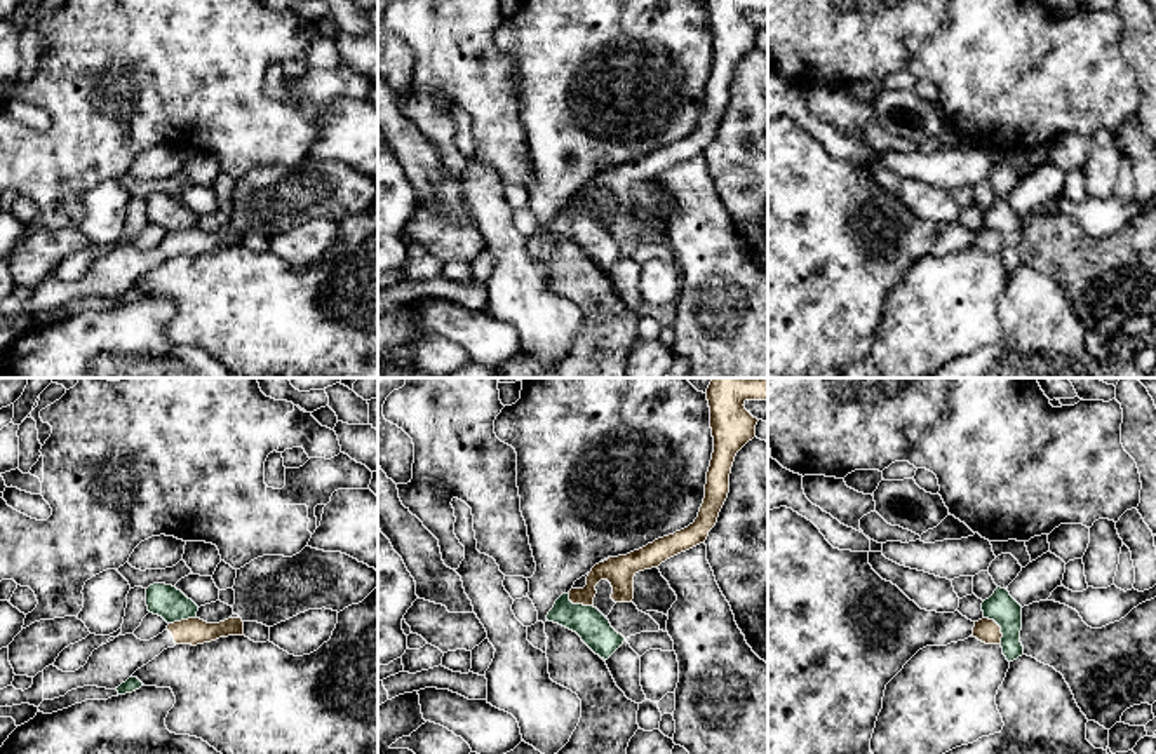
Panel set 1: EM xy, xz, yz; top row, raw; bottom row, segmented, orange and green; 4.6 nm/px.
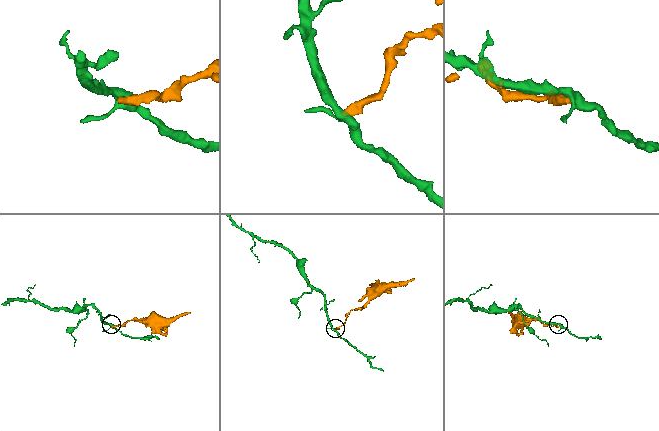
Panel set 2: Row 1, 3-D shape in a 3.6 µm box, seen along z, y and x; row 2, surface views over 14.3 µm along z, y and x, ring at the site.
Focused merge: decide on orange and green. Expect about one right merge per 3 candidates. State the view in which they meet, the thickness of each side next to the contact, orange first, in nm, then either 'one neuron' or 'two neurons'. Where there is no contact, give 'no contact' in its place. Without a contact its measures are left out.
yz | 110/140 nm | two neurons

